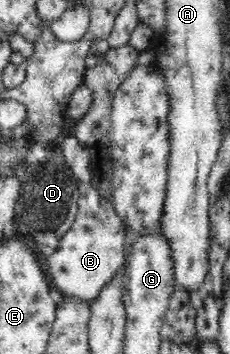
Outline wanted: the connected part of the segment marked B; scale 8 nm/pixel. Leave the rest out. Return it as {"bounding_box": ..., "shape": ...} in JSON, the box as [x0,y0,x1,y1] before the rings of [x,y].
{"bounding_box":[46,181,127,302],"shape":[[[79,181],[78,188],[78,208],[75,222],[72,224],[68,233],[62,238],[59,248],[54,251],[46,260],[48,262],[48,275],[51,276],[52,284],[59,290],[59,295],[68,295],[91,302],[99,295],[101,288],[114,280],[116,272],[122,268],[122,264],[127,262],[125,256],[126,248],[126,224],[118,217],[115,212],[113,202],[108,202],[100,195],[98,189],[90,183],[86,184]]]}

